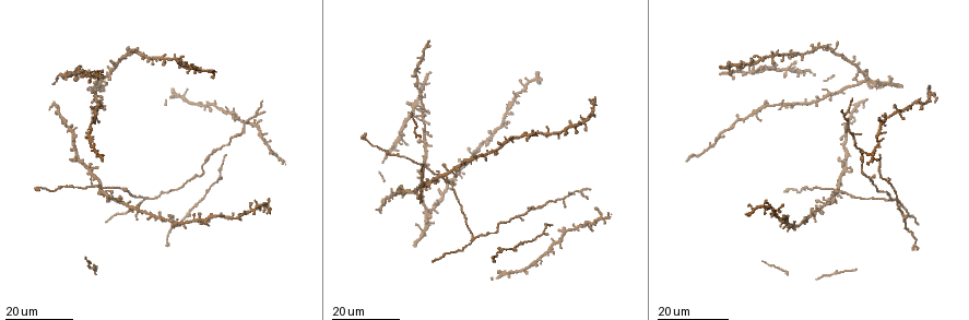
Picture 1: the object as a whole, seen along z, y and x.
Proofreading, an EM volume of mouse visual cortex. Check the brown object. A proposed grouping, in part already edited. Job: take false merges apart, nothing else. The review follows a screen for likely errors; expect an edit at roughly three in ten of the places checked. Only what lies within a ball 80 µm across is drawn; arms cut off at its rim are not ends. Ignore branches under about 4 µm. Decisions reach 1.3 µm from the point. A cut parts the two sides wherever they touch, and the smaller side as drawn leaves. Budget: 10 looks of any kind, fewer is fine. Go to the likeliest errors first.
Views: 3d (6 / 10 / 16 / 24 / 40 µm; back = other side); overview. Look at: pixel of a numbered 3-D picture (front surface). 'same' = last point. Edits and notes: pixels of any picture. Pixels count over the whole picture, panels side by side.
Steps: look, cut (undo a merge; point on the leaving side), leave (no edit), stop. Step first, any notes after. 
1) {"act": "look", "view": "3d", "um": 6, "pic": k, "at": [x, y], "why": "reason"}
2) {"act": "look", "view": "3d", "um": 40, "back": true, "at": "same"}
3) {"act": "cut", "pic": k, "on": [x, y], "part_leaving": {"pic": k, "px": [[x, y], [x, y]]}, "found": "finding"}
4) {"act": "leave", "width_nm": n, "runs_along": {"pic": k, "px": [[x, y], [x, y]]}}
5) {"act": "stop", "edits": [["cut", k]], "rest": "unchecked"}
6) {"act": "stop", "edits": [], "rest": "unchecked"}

{"act": "look", "view": "3d", "um": 16, "pic": 1, "at": [892, 202], "why": "three arms meet"}

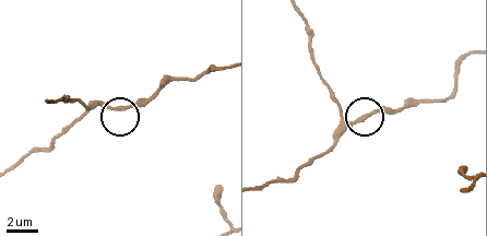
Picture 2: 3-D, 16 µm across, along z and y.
{"act": "look", "view": "3d", "um": 6, "pic": 2, "at": [355, 124]}

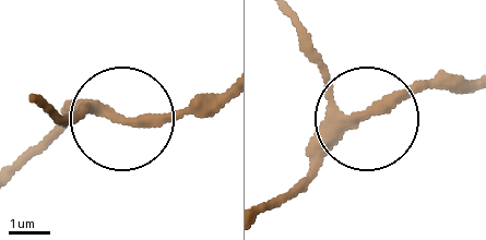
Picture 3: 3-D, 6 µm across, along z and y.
{"act": "leave", "side_arm_um": 17, "runs_along": {"pic": 3, "px": [[285, 15], [334, 99], [358, 117], [285, 200]]}, "found": "one neuron here"}

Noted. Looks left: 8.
{"act": "look", "view": "3d", "um": 24, "pic": 1, "at": [236, 133], "why": "branch point"}

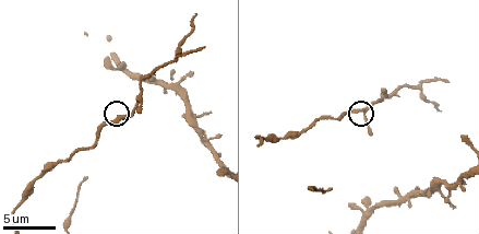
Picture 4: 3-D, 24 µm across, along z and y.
{"act": "look", "view": "3d", "um": 10, "pic": 4, "at": [121, 116]}

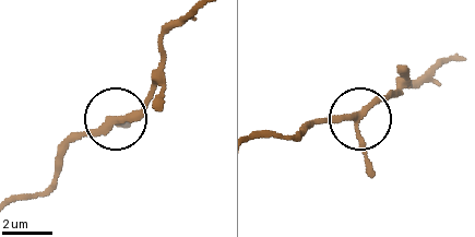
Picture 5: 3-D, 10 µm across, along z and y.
{"act": "leave", "side_arm_um": 15, "runs_along": {"pic": 5, "px": [[13, 201], [44, 190], [69, 146], [126, 119], [161, 86]]}, "found": "all the same neuron"}

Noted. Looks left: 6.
{"act": "look", "view": "3d", "um": 16, "pic": 1, "at": [466, 162], "why": "four-way junction"}

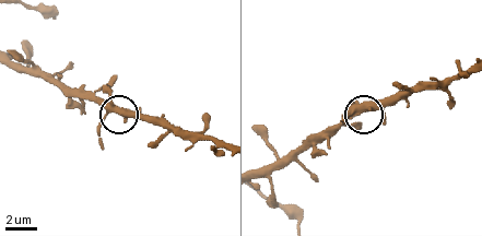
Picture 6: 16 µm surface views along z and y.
{"act": "look", "view": "3d", "um": 6, "pic": 6, "at": [108, 111]}

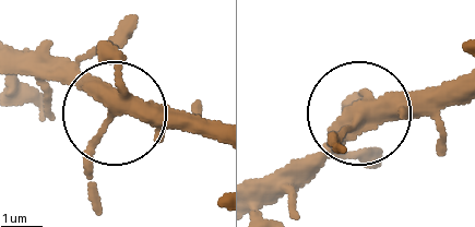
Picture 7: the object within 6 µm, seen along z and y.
{"act": "leave", "width_nm": 310, "runs_along": {"pic": 7, "px": [[19, 51], [60, 66], [109, 115], [92, 159], [92, 208]]}, "found": "one neuron here"}

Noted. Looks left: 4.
{"act": "look", "view": "3d", "um": 24, "pic": 1, "at": [110, 187], "why": "three arms meet"}

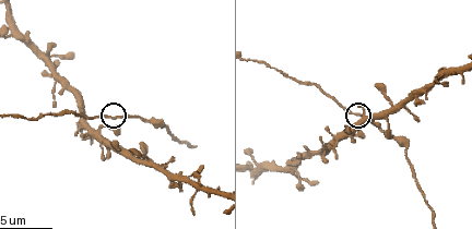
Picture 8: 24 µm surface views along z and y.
{"act": "look", "view": "3d", "um": 10, "pic": 8, "at": [118, 116]}

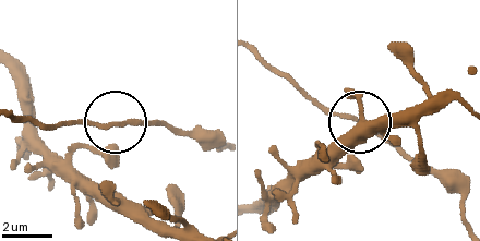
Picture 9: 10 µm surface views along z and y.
{"act": "leave", "side_arm_um": 30, "found": "all the same neuron"}

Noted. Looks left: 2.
{"act": "look", "view": "3d", "um": 16, "pic": 1, "at": [73, 130], "why": "four-way junction"}

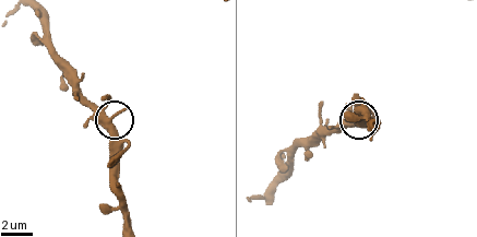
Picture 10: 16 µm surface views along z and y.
{"act": "look", "view": "3d", "um": 10, "pic": 10, "at": [107, 118]}

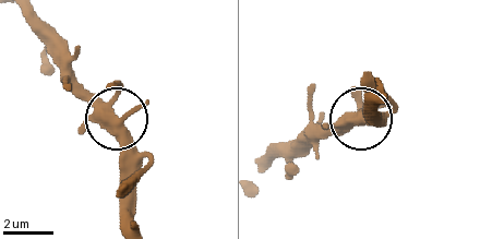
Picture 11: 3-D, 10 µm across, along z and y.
{"act": "leave", "width_nm": 400, "found": "continuous, no second neuron"}

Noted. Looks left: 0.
{"act": "stop", "edits": [], "rest": "unchecked"}

